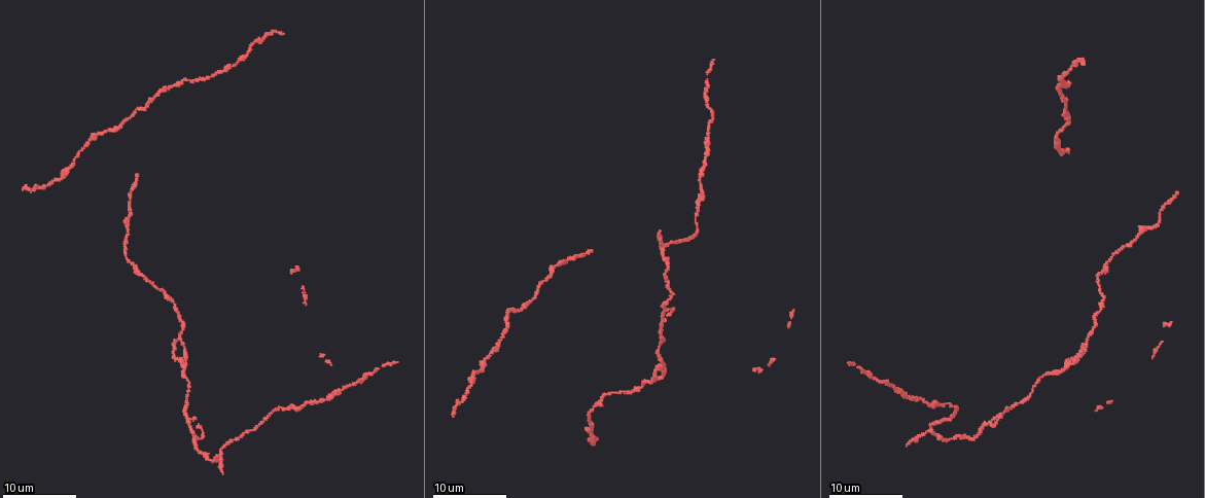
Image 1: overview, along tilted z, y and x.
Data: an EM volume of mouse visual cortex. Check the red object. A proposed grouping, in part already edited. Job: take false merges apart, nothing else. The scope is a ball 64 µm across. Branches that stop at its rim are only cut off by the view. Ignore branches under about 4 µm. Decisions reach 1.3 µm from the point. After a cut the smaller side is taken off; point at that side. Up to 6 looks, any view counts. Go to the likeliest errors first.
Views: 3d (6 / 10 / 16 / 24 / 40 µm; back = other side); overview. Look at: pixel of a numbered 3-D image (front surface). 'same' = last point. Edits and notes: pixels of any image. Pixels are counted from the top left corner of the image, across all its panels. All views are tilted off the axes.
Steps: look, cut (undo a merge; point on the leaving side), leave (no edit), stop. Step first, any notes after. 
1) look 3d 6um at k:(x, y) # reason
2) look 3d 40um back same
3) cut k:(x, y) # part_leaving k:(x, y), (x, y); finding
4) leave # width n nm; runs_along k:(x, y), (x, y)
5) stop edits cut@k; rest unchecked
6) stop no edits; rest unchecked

look 3d 6um at 1:(1070, 363) # small branch off a trunk

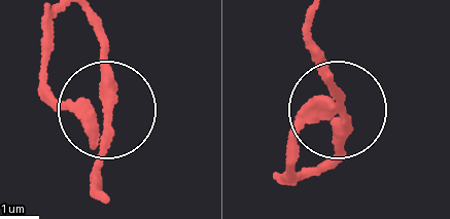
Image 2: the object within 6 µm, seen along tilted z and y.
leave # runs_along 2:(315, 174), (338, 153), (344, 125), (323, 76); one neuron here

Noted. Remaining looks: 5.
look 3d 16um at 1:(1056, 145)

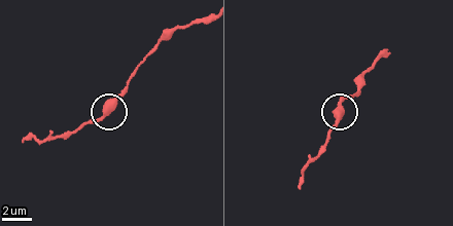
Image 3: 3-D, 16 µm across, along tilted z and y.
leave # one neuron here

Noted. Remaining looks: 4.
look 3d 10um at 1:(502, 334) # calibre changes

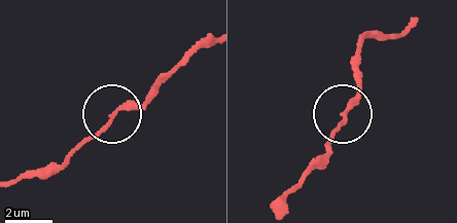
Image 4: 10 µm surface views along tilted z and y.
look 3d 6um at 4:(117, 108) # zoom in

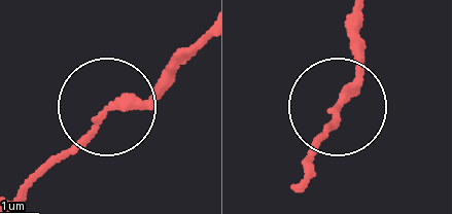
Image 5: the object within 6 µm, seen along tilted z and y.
leave # one neuron here

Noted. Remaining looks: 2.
stop no edits; rest unchecked

